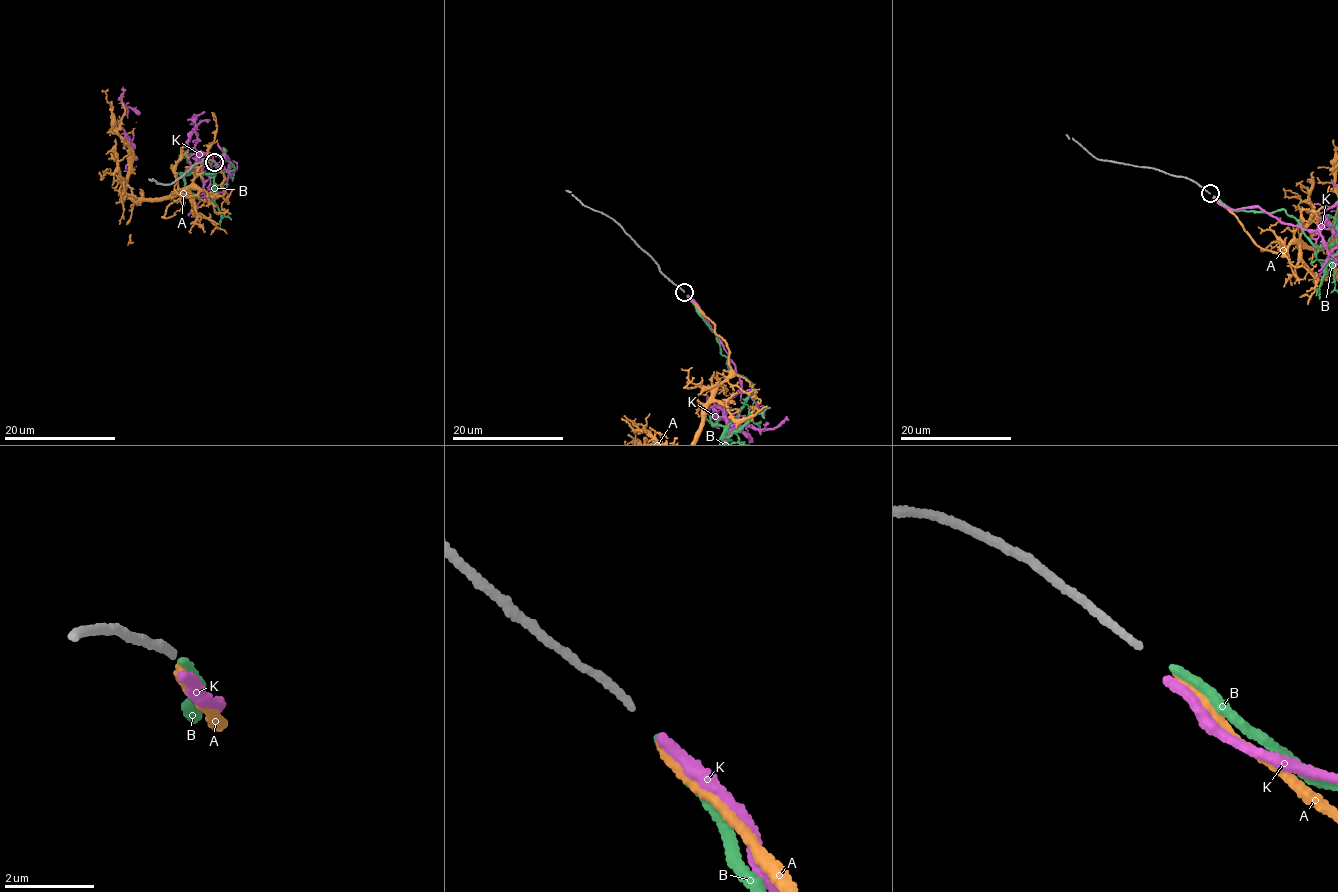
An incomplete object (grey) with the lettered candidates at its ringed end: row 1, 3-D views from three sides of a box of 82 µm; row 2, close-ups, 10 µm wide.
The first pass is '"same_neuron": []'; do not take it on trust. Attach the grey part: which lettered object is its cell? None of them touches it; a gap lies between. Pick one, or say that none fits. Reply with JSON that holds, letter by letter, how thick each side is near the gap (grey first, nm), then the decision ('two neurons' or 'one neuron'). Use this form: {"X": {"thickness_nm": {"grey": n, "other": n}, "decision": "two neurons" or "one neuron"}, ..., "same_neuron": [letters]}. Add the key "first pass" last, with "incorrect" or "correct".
{"A": {"thickness_nm": {"grey": 160, "other": 200}, "decision": "two neurons"}, "B": {"thickness_nm": {"grey": 160, "other": 200}, "decision": "one neuron"}, "K": {"thickness_nm": {"grey": 160, "other": 240}, "decision": "two neurons"}, "same_neuron": ["B"], "first pass": "incorrect"}

